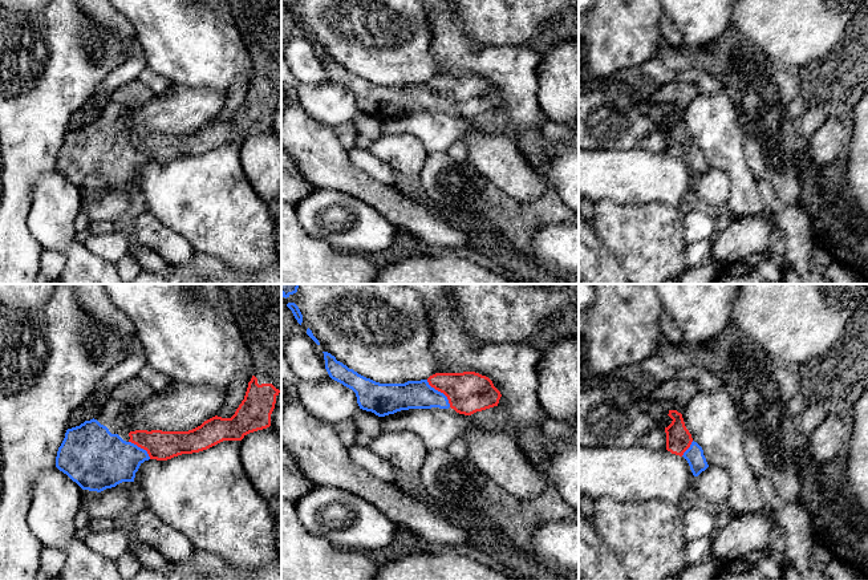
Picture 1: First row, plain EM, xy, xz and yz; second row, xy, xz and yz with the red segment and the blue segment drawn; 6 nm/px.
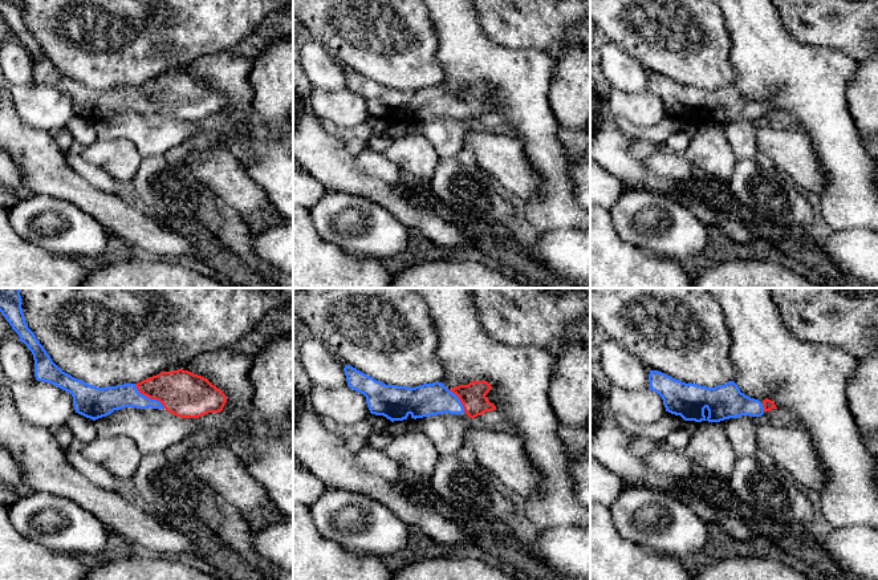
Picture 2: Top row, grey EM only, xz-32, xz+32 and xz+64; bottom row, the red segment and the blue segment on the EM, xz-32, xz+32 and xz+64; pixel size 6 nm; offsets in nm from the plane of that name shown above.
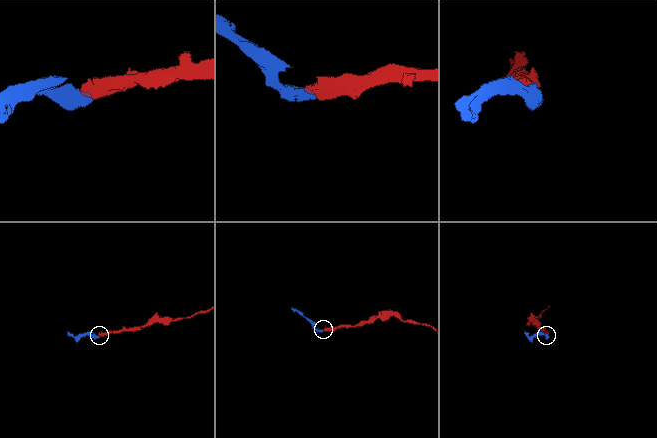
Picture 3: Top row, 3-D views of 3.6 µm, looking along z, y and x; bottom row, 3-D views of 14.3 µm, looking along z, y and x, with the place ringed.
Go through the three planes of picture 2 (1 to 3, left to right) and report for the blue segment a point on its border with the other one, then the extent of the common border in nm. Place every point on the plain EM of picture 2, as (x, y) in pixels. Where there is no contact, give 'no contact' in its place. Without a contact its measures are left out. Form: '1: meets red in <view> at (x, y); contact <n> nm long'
1: meets red in xz-32 at (147, 98); contact 240 nm long
2: meets red in xz+32 at (459, 101); contact 160 nm long
3: meets red in xz+64 at (763, 109); contact 50 nm long

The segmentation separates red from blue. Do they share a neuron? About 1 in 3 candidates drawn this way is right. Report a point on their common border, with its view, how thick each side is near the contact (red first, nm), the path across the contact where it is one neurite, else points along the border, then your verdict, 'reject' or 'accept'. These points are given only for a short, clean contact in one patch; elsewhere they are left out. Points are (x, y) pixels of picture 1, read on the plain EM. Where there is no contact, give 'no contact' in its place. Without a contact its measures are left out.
meets red in xz at (441, 94); 260 nm thick on the red side, 180 nm on the other; runs through xz (469, 94), (441, 94), (413, 97); accept

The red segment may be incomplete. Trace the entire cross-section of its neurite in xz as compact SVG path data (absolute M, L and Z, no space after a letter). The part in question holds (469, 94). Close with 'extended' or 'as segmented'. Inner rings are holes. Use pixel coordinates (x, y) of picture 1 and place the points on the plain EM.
M323 56L329 80L356 96L360 111L378 119L431 110L451 110L471 118L498 109L502 100L488 80L475 74L435 76L421 84L380 86L349 72L330 56Z; extended

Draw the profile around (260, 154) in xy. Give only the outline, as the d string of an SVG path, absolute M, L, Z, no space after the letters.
M271 130L244 138L240 165L264 202L281 196L281 139Z

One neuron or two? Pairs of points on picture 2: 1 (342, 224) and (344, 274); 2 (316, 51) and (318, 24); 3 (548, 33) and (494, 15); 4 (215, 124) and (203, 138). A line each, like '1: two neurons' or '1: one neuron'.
1: two neurons
2: two neurons
3: one neuron
4: one neuron

